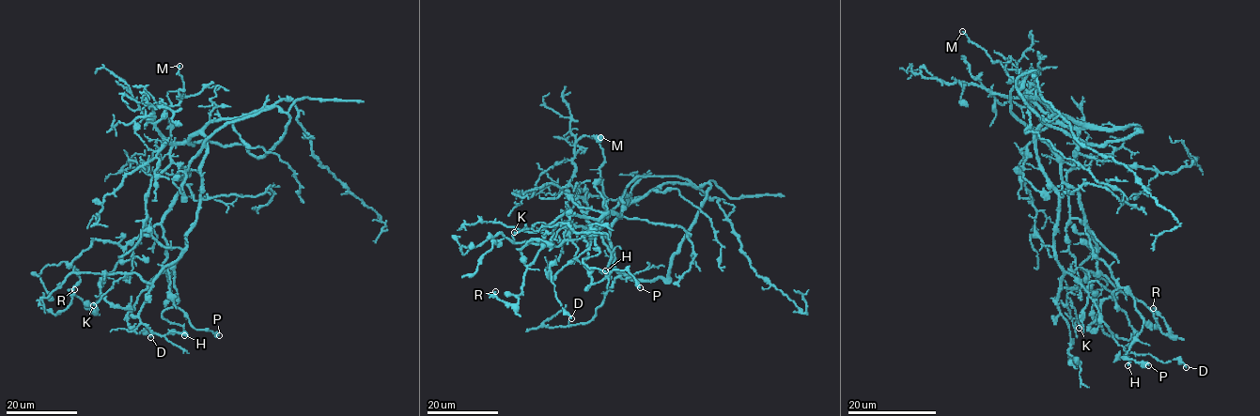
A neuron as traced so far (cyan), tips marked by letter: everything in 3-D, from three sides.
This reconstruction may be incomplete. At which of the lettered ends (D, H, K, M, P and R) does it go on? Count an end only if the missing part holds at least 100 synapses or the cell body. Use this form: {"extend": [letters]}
{"extend": []}

